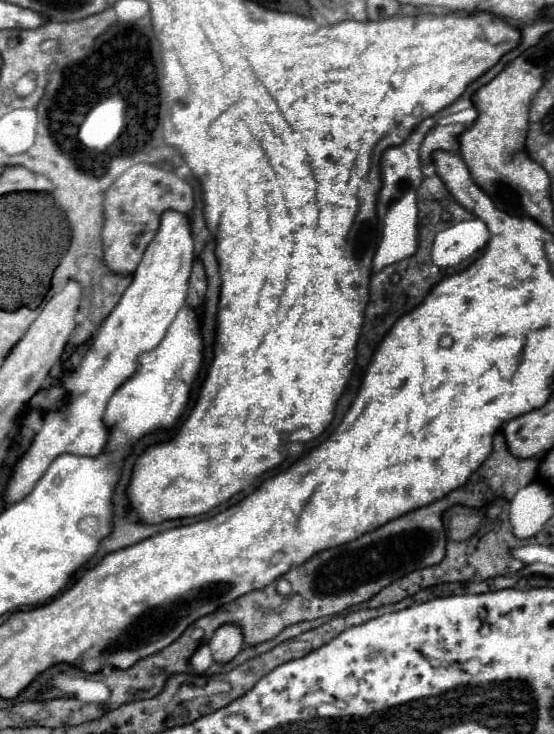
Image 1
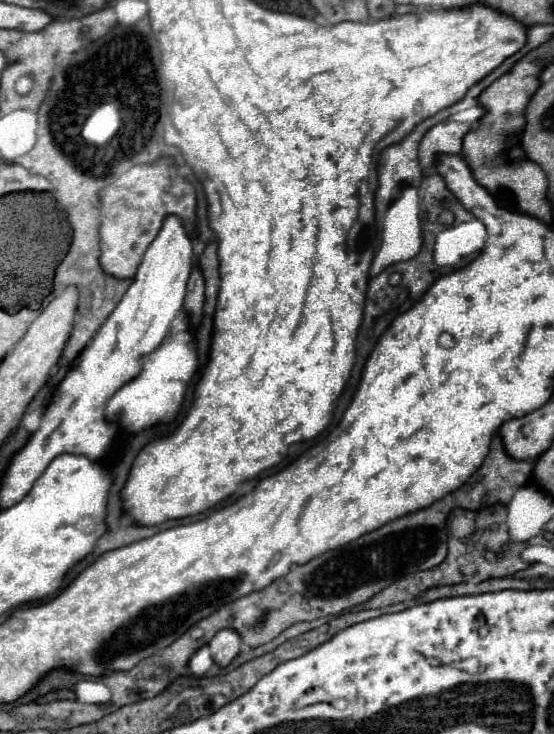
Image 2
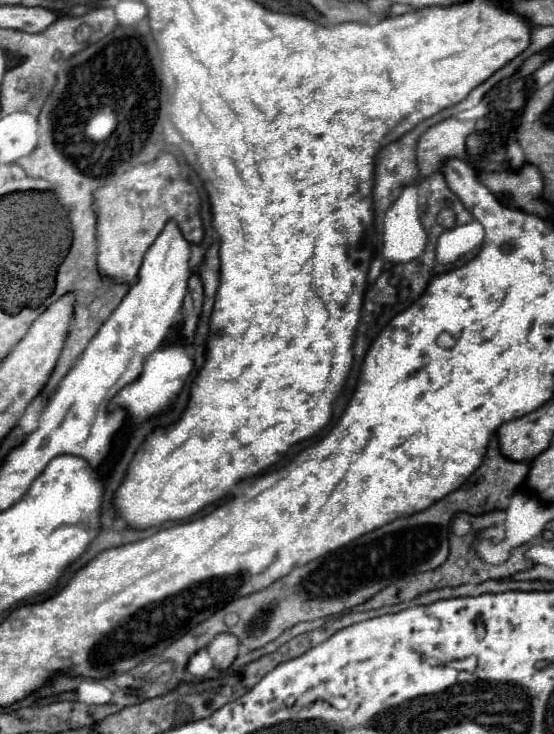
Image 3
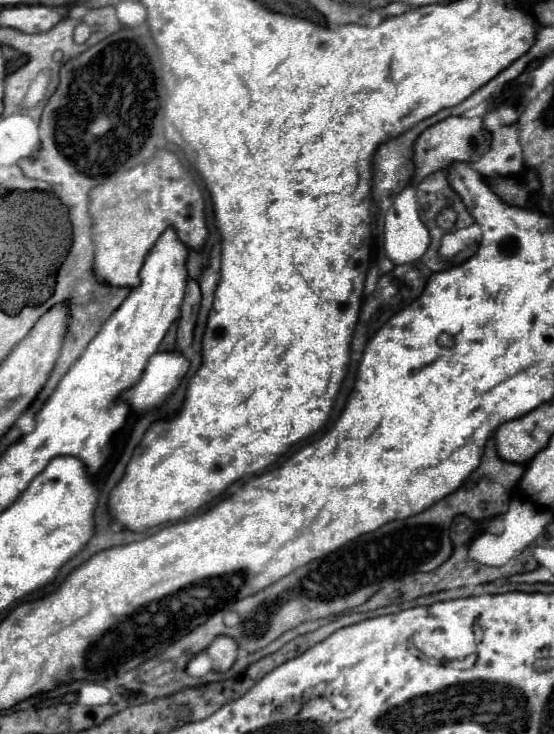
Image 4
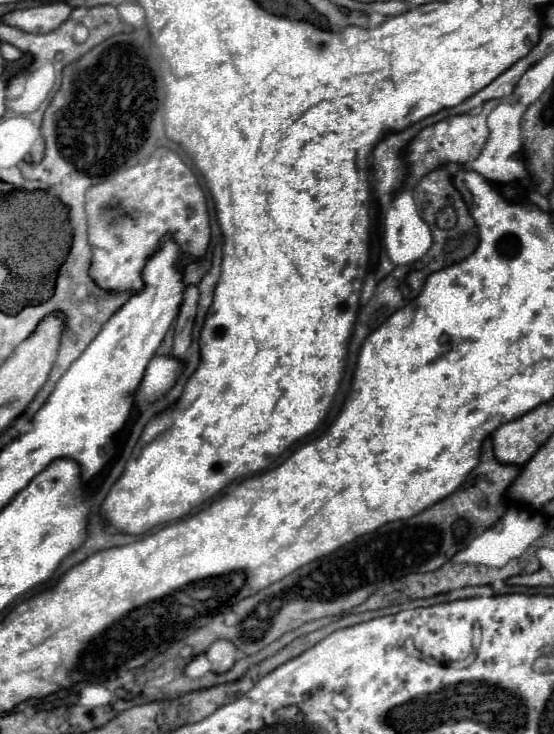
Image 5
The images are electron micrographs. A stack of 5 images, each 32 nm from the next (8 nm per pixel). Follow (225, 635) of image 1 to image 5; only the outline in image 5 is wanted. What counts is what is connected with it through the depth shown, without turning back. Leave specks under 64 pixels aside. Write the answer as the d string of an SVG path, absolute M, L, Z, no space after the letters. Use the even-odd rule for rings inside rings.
M216 640L206 650L206 656L212 662L212 672L228 672L238 660L238 650L230 640Z

